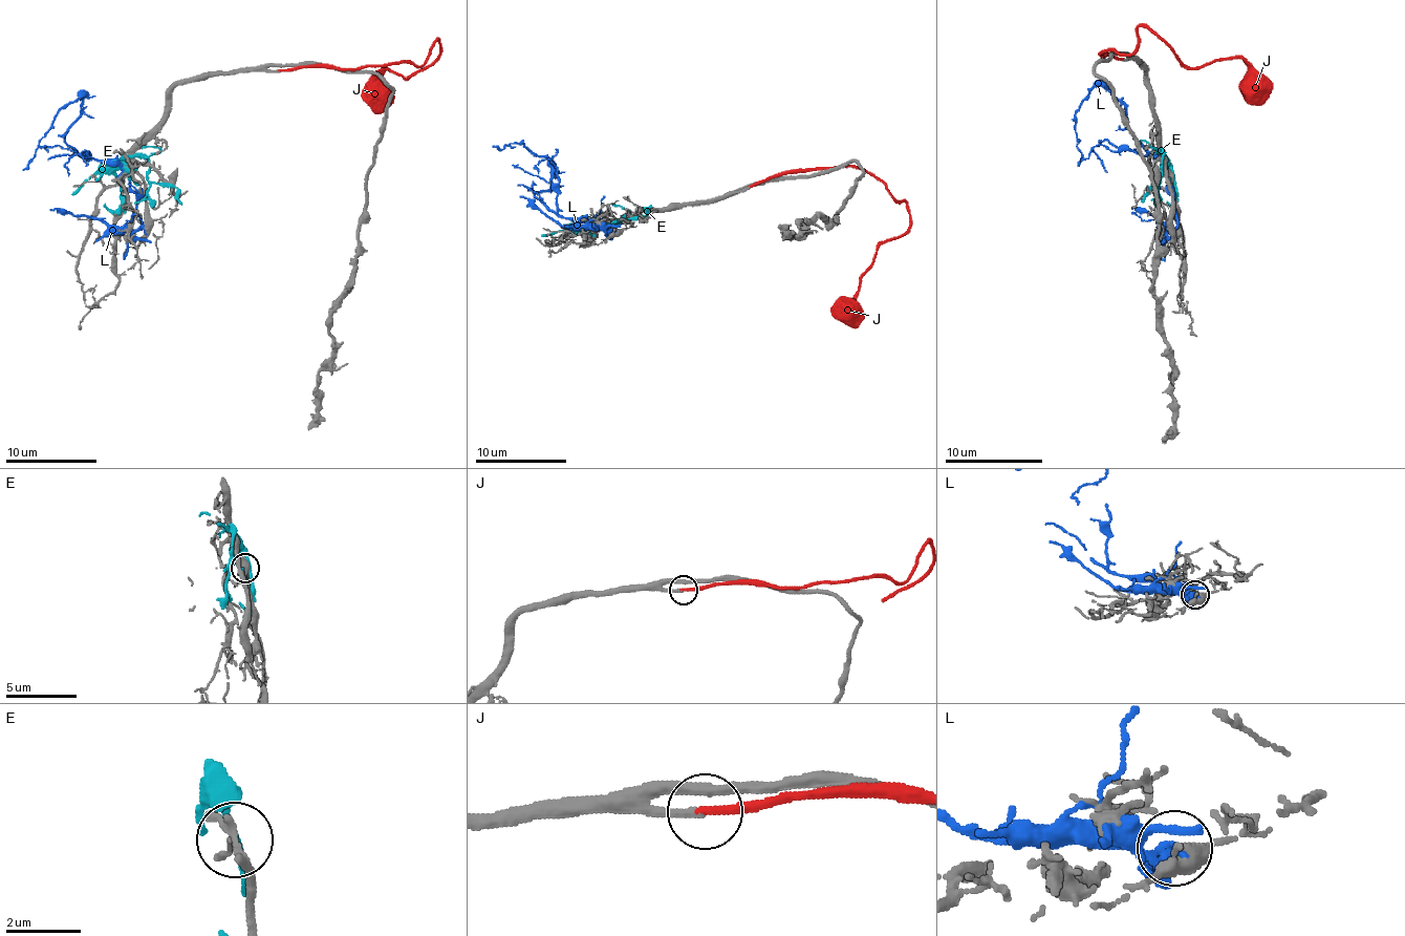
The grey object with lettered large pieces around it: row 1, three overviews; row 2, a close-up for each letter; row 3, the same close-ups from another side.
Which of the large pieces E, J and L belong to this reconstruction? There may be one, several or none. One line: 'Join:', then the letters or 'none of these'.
Join: J

